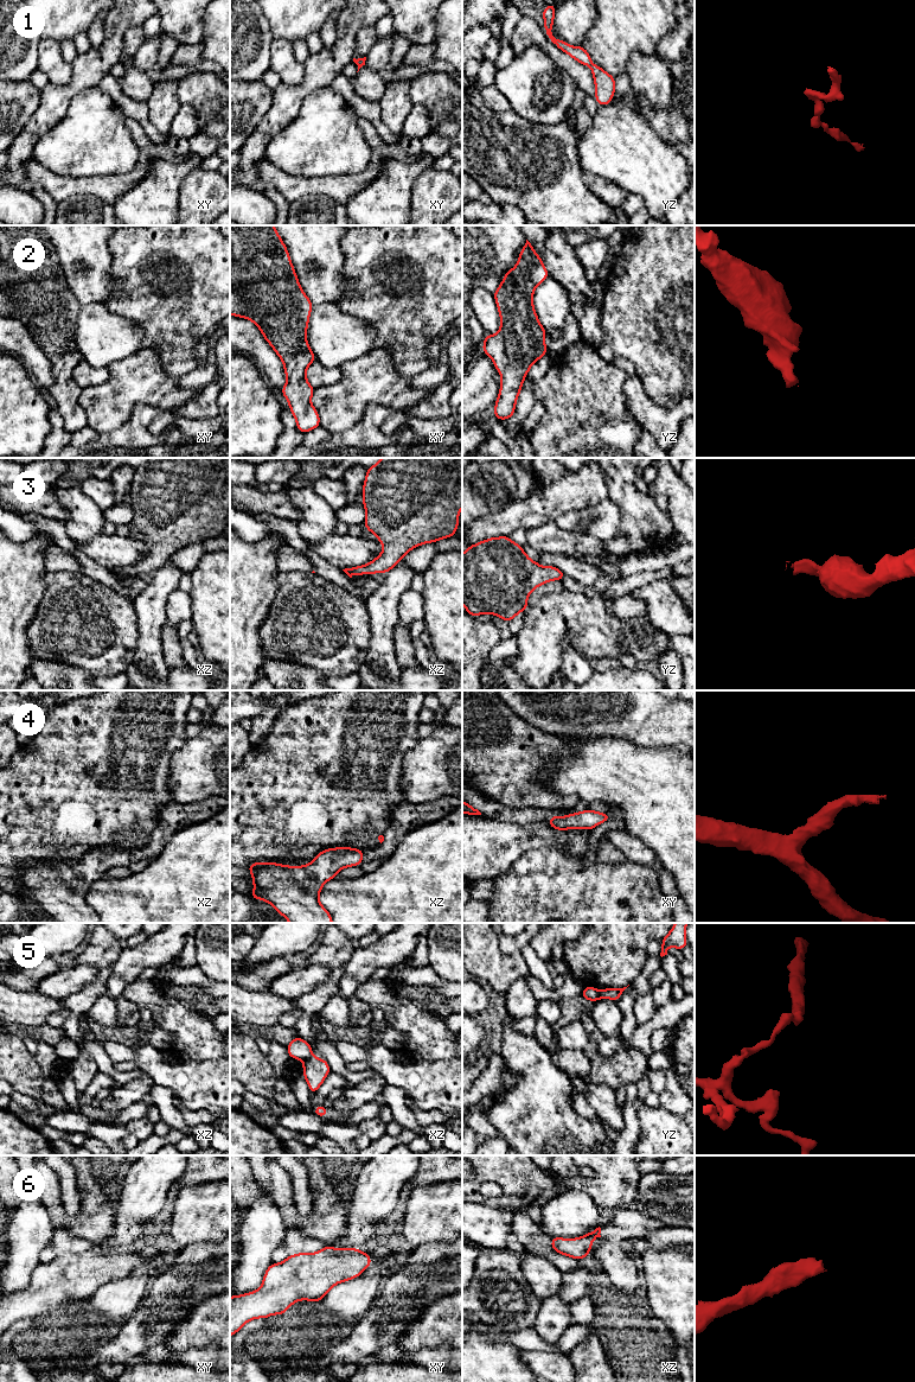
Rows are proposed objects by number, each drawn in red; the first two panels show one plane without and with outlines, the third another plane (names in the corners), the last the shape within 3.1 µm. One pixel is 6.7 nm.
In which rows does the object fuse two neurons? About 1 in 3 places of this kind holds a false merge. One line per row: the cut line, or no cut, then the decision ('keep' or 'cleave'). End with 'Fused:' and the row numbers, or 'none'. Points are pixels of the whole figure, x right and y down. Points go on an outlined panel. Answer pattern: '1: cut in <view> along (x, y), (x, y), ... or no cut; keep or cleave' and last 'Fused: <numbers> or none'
1: no cut; keep
2: no cut; keep
3: no cut; keep
4: no cut; keep
5: cut in xz along (311, 1056), (304, 1062); cleave
6: no cut; keep
Fused: 5

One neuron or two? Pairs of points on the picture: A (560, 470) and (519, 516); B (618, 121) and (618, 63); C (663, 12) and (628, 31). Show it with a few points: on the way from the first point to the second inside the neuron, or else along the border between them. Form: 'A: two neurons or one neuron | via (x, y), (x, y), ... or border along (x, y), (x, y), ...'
A: two neurons | border along (567, 472), (549, 483), (536, 482)
B: two neurons | border along (626, 71), (615, 78)
C: one neuron | via (654, 12), (647, 12), (637, 23)

